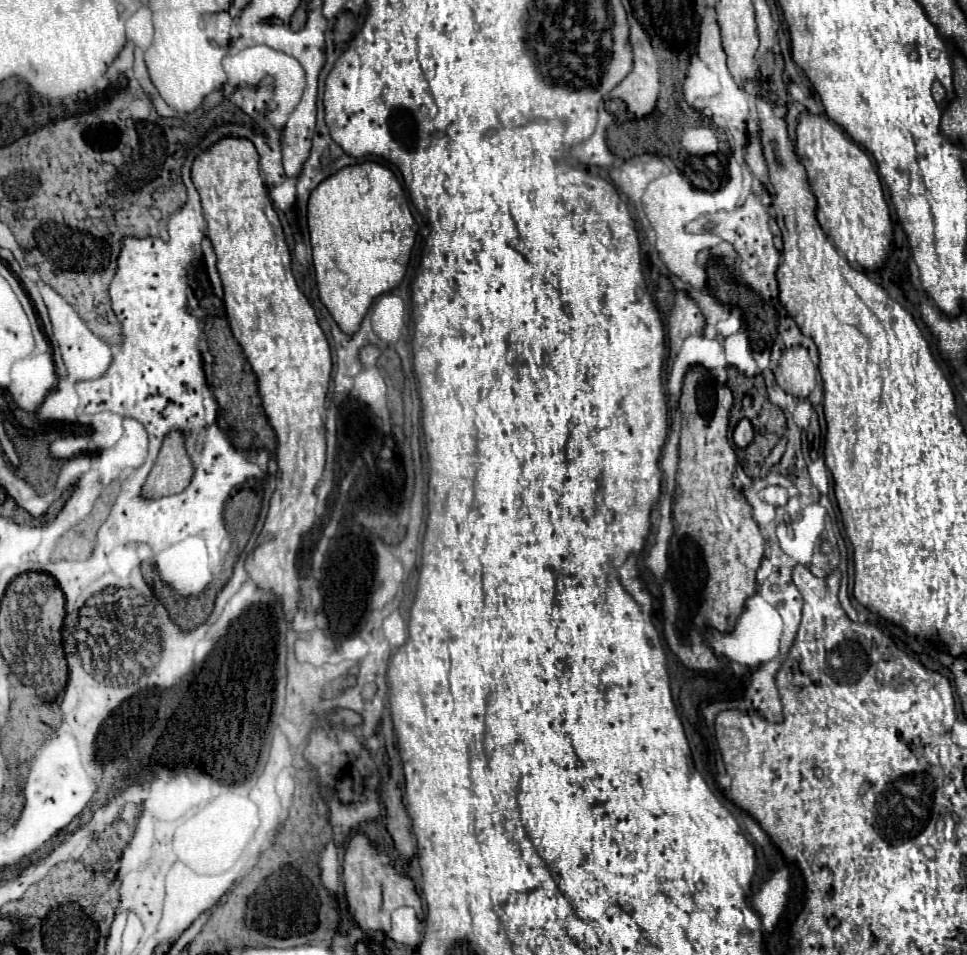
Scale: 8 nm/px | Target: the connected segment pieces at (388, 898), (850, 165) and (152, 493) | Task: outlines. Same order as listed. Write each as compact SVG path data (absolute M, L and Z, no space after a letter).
M357 833L347 845L345 863L343 863L343 879L345 879L345 893L347 893L351 915L363 929L387 933L391 929L391 913L403 905L415 907L419 917L423 915L421 899L415 893L413 881L401 875L391 865L391 859L385 853L379 853L375 845L371 845L369 839L361 833Z
M809 111L799 117L795 147L819 203L817 219L829 233L833 245L853 265L871 271L883 269L893 251L893 227L879 175L867 153L839 125L833 125L831 119Z
M173 431L163 441L157 463L145 481L143 495L155 499L155 497L181 493L189 485L191 475L193 475L193 465L187 457L183 435Z

